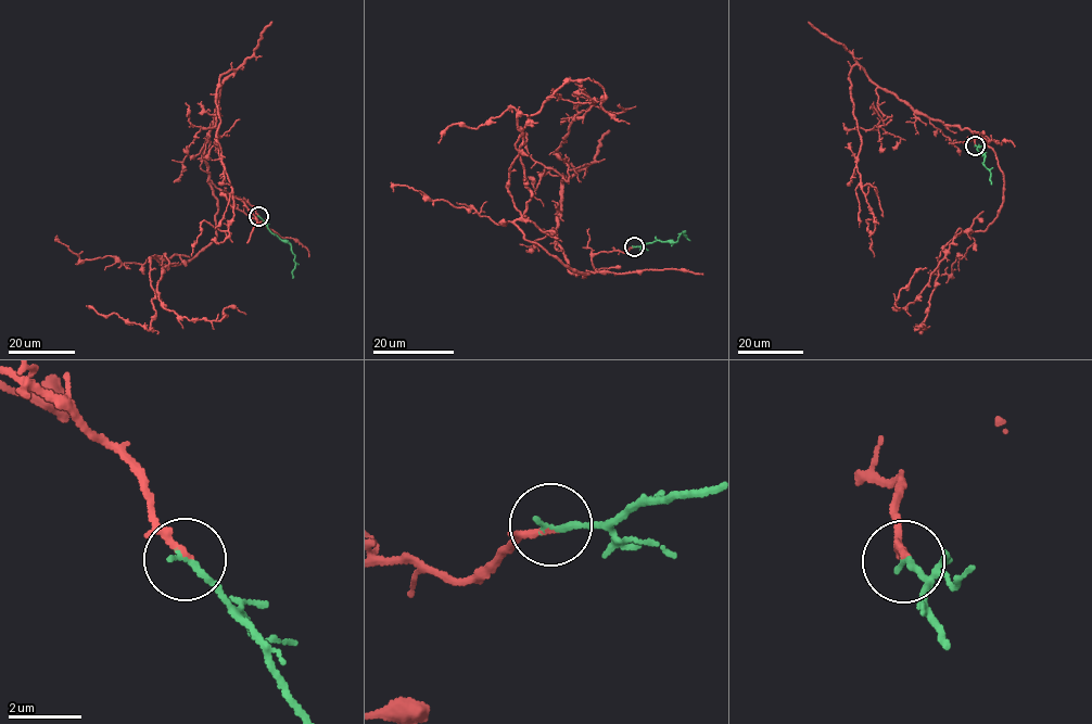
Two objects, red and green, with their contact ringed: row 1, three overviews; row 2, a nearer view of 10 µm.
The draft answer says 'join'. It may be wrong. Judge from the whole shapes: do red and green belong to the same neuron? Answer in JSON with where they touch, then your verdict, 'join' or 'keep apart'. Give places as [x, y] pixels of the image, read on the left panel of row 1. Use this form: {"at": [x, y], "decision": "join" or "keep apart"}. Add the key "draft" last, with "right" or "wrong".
{"at": [258, 216], "decision": "join", "draft": "right"}

